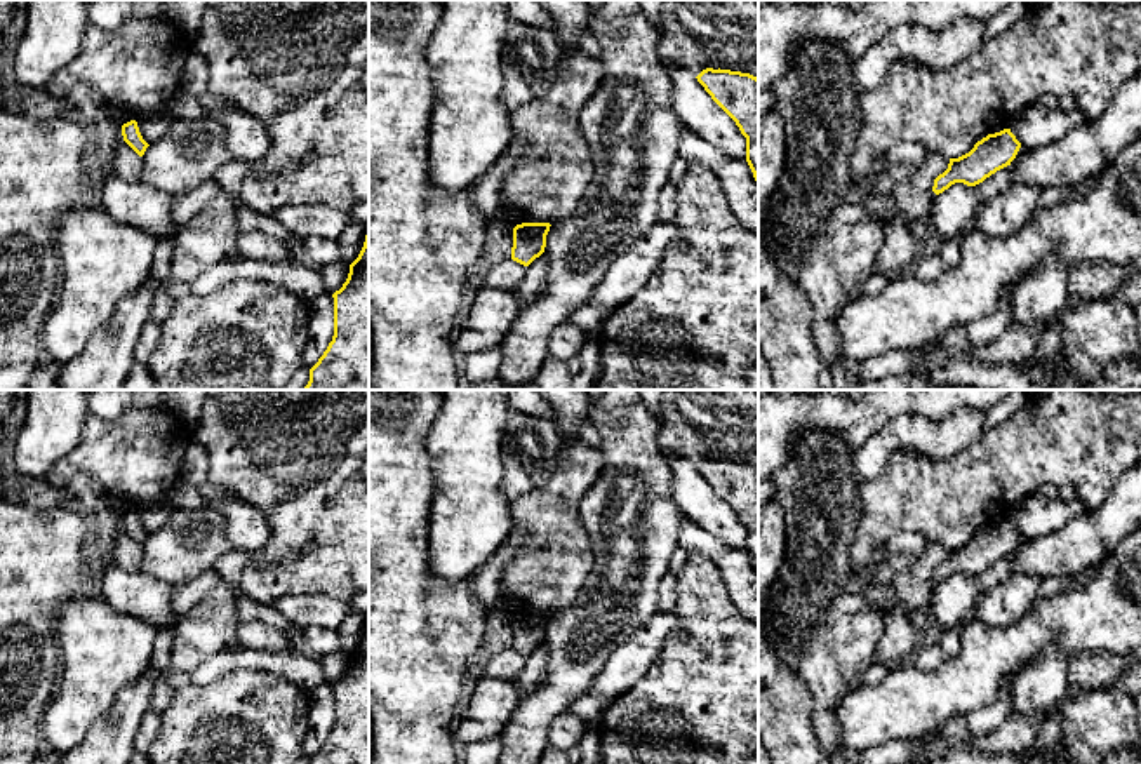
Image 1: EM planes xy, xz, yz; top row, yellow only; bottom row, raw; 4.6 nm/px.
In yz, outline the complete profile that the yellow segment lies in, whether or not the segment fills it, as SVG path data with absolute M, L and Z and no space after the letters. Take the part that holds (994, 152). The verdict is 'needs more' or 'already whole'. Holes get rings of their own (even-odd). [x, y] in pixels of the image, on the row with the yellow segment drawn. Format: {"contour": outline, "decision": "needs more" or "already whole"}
{"contour": "M1011 129L988 134L969 153L950 158L948 169L934 179L932 191L939 195L955 183L976 186L997 171L1011 165L1019 148L1021 143Z", "decision": "already whole"}

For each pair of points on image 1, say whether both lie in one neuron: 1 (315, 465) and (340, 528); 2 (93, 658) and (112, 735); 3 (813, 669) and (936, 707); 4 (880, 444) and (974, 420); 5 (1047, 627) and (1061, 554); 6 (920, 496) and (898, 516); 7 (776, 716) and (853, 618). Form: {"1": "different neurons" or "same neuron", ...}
{"1": "same neuron", "2": "different neurons", "3": "different neurons", "4": "same neuron", "5": "different neurons", "6": "same neuron", "7": "different neurons"}

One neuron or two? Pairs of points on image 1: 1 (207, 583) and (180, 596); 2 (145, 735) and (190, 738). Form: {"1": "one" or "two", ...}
{"1": "one", "2": "two"}

